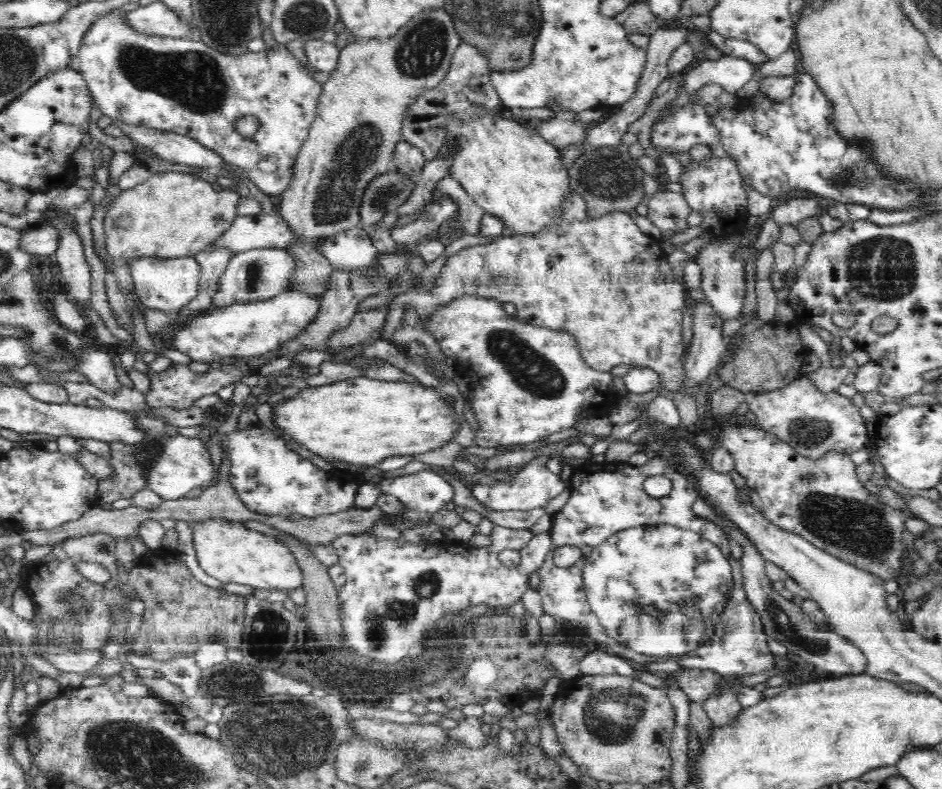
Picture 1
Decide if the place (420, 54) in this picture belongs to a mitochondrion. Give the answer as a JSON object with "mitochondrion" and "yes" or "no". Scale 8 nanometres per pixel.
{"mitochondrion":"yes"}

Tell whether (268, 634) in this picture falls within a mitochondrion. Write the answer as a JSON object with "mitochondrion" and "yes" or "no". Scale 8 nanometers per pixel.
{"mitochondrion":"yes"}

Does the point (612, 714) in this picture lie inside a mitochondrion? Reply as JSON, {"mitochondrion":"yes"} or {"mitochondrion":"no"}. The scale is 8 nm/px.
{"mitochondrion":"yes"}

